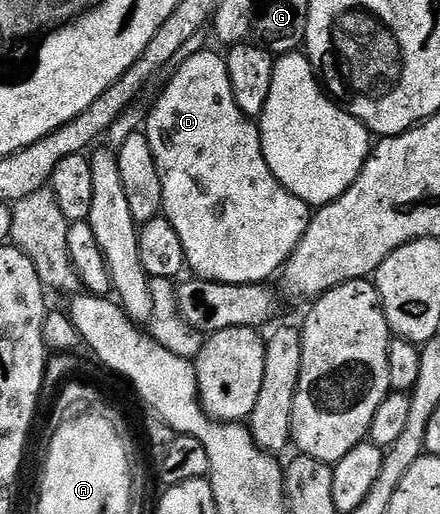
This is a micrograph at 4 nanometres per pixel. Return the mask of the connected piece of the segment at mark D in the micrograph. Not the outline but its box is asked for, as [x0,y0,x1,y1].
[145,52,309,286]

